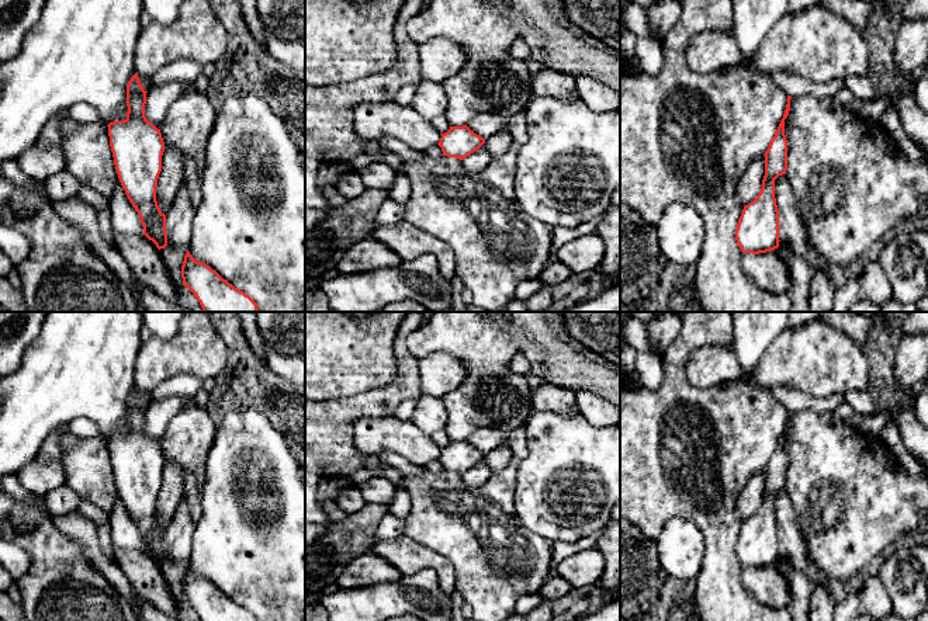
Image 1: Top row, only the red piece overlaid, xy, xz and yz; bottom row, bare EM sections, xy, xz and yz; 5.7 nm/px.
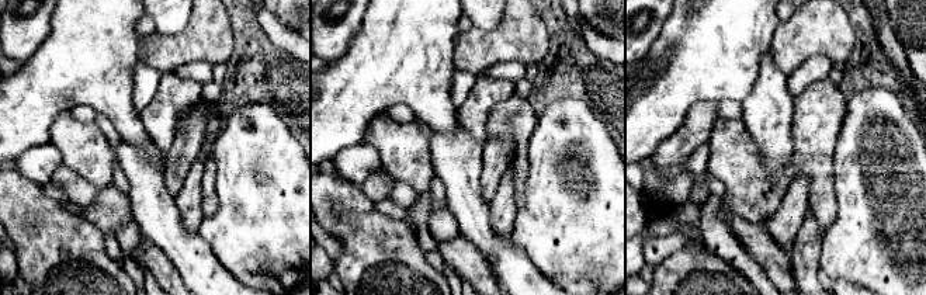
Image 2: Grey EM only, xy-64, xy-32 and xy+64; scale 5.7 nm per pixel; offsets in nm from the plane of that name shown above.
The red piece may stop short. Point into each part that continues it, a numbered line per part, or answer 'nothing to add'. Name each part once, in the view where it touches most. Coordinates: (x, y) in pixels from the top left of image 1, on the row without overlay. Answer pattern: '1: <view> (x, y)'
nothing to add

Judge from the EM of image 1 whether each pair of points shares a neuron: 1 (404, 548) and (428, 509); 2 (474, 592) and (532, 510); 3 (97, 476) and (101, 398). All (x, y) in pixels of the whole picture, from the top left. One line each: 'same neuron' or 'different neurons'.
1: different neurons
2: different neurons
3: different neurons

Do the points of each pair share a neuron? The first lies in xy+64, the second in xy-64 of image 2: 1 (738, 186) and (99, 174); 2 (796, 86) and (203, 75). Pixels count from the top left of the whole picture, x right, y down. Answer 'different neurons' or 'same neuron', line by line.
1: same neuron
2: same neuron

